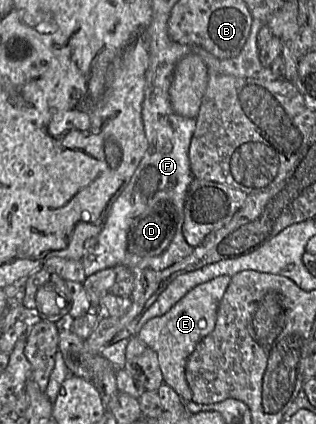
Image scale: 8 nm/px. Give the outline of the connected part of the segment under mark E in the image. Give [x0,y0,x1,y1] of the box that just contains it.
[137,275,231,402]

